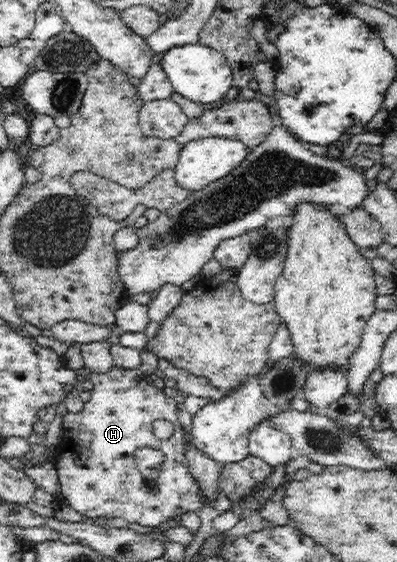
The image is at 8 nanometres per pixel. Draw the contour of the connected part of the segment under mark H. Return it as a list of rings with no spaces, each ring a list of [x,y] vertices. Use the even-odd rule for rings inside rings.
[[[115,366],[107,373],[90,375],[93,389],[88,393],[88,399],[83,403],[81,411],[62,412],[61,437],[59,444],[52,452],[53,469],[57,475],[58,491],[53,495],[56,508],[71,507],[87,519],[85,523],[95,519],[123,519],[129,523],[155,528],[162,525],[172,516],[180,516],[190,510],[199,511],[202,507],[201,498],[195,481],[192,481],[188,460],[184,447],[184,433],[177,419],[178,405],[173,397],[168,397],[163,389],[152,385],[148,375],[141,369],[124,369]],[[165,419],[172,423],[174,433],[166,441],[161,441],[152,432],[153,423]],[[142,446],[157,447],[165,454],[165,469],[162,471],[163,489],[159,493],[149,493],[146,483],[132,461],[133,453]]]

